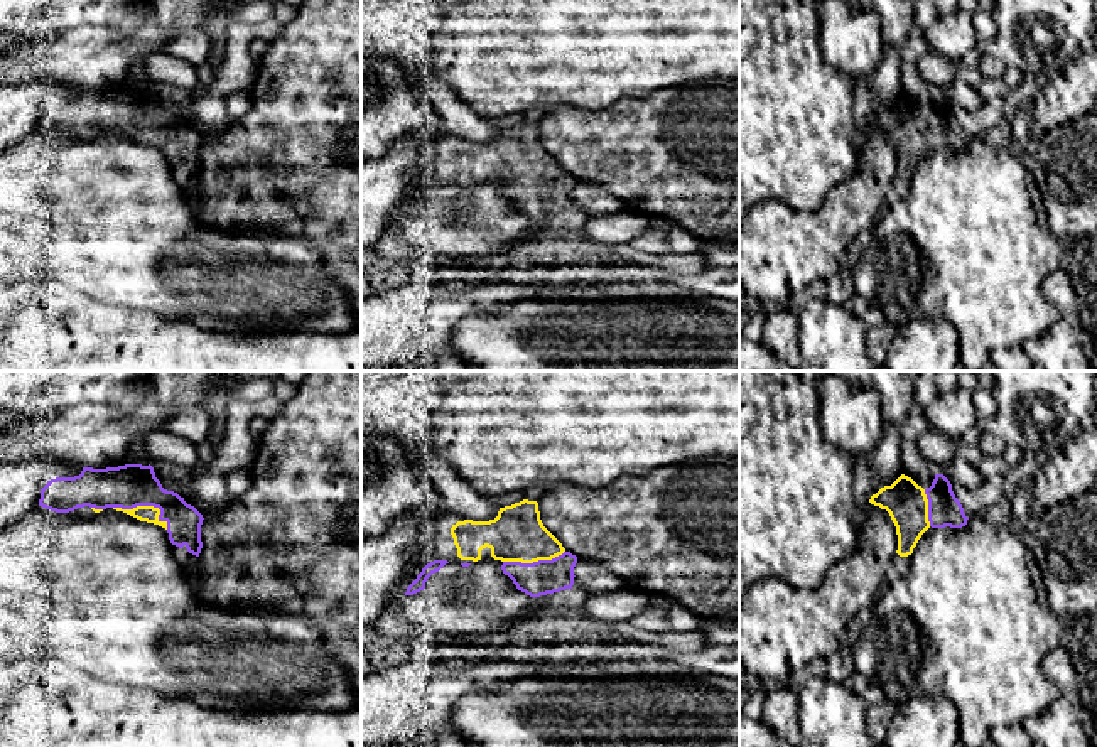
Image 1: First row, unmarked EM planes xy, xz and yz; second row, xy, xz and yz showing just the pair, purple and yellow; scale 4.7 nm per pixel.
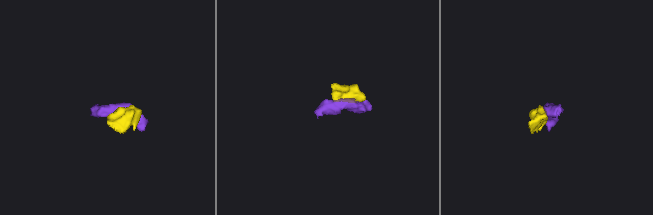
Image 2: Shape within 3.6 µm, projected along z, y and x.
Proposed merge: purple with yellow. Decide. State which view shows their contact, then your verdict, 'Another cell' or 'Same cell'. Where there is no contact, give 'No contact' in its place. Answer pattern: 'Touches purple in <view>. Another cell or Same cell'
Touches purple in xy. Same cell

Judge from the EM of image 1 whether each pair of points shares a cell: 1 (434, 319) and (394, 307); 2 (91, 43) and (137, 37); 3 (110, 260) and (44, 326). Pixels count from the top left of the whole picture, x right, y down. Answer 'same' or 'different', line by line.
1: same
2: same
3: different

